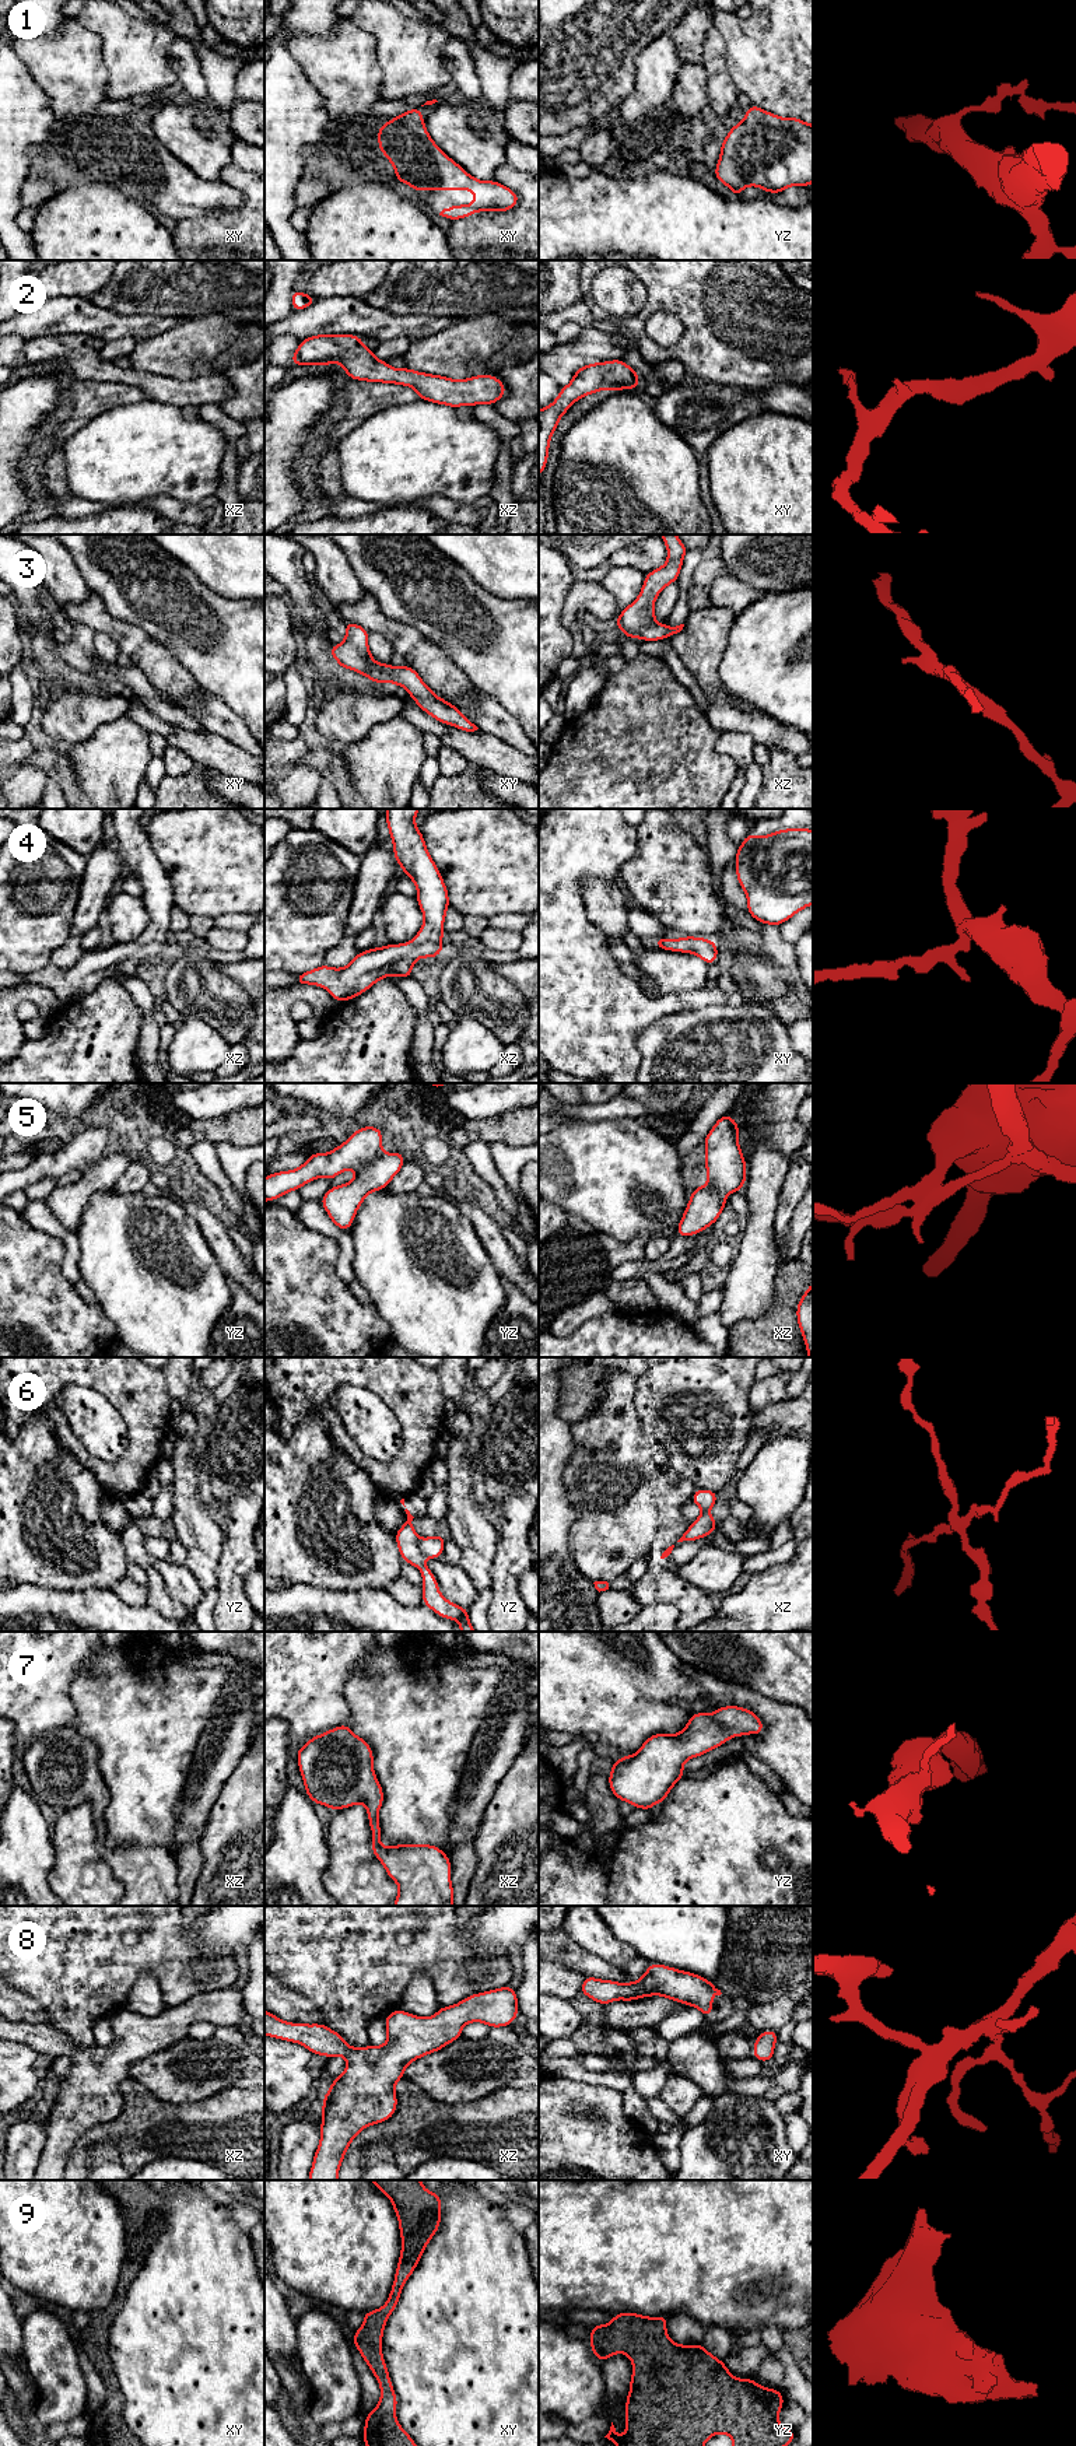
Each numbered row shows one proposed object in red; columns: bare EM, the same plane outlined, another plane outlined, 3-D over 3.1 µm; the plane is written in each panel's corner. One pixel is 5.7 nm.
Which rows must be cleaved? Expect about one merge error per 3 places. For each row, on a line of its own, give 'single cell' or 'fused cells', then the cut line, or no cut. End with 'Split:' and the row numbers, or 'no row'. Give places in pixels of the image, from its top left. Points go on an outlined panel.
1: single cell | no cut
2: single cell | no cut
3: single cell | no cut
4: single cell | no cut
5: fused cells | yz (381, 1152), (357, 1171)
6: fused cells | yz (417, 1539), (417, 1546), (424, 1555)
7: single cell | no cut
8: single cell | no cut
9: single cell | no cut
Split: 5, 6

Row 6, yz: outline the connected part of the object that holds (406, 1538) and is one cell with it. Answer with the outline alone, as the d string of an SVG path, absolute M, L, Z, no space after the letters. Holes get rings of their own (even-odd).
M406 1508L407 1521L395 1534L399 1553L403 1562L417 1567L423 1576L423 1604L432 1609L437 1615L451 1620L460 1620L460 1632L476 1632L469 1620L469 1609L449 1602L438 1590L438 1581L434 1573L425 1566L424 1555L418 1548L418 1536L411 1524L413 1515Z

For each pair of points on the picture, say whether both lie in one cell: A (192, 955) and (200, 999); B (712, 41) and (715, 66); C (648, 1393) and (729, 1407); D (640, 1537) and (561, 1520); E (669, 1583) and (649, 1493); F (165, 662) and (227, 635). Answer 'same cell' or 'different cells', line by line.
A: same cell
B: same cell
C: same cell
D: different cells
E: different cells
F: different cells

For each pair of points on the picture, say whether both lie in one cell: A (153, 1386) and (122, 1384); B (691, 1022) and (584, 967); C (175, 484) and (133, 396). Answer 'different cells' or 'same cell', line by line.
A: same cell
B: different cells
C: different cells

